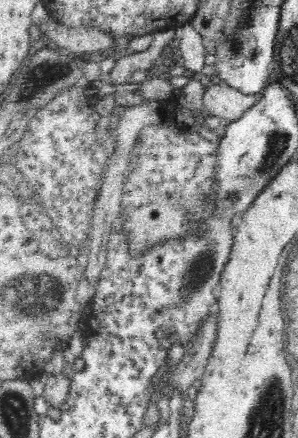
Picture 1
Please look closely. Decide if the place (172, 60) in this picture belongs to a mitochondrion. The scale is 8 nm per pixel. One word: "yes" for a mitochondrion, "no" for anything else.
no

